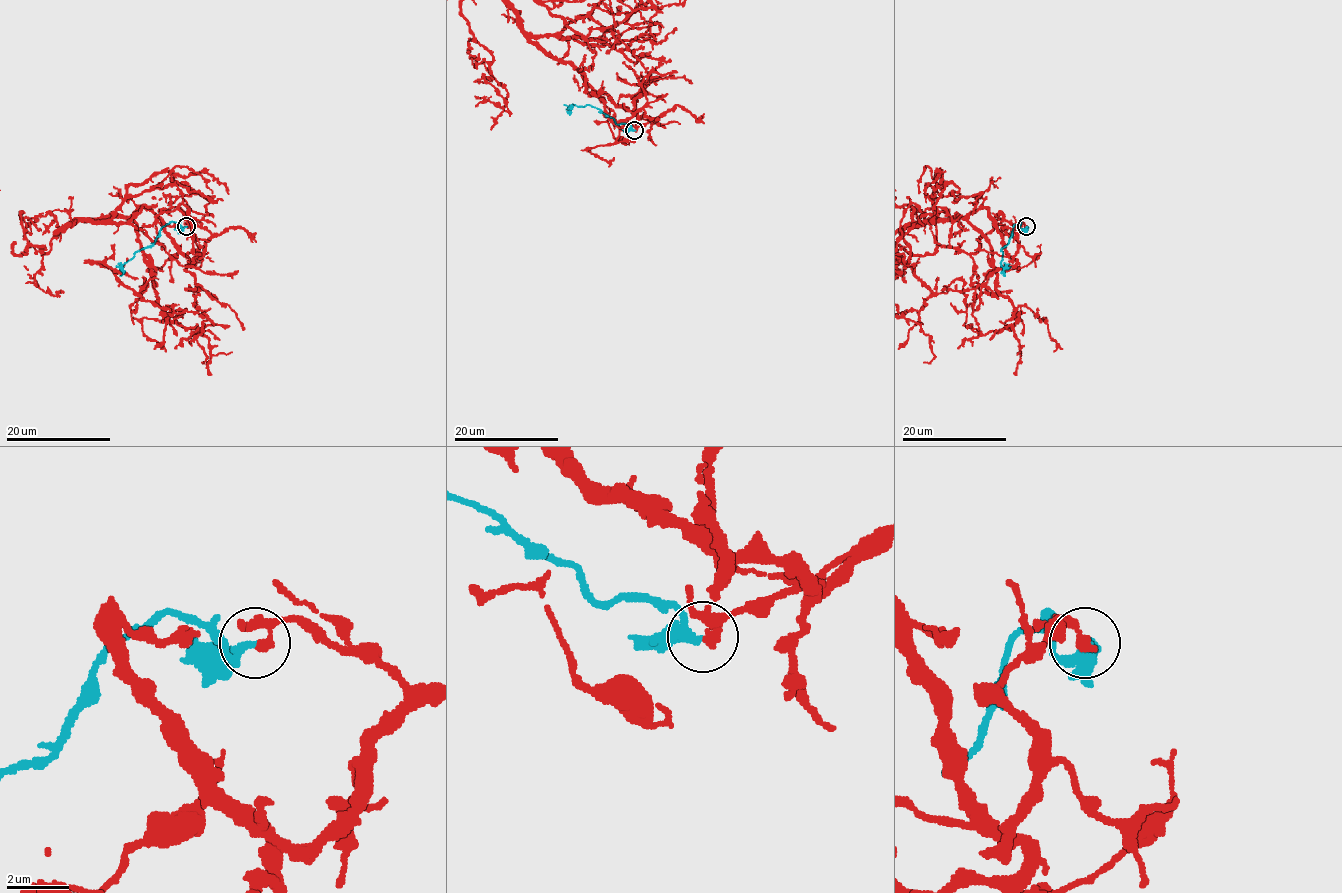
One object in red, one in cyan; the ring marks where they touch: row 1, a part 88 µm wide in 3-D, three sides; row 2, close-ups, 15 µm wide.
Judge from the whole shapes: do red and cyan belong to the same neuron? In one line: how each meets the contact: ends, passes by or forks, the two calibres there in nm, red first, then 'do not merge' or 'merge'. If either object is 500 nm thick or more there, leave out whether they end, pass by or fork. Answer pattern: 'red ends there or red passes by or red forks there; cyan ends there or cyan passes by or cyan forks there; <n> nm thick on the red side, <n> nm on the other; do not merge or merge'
red ends there; cyan passes by; 260 nm thick on the red side, 200 nm on the other; do not merge

